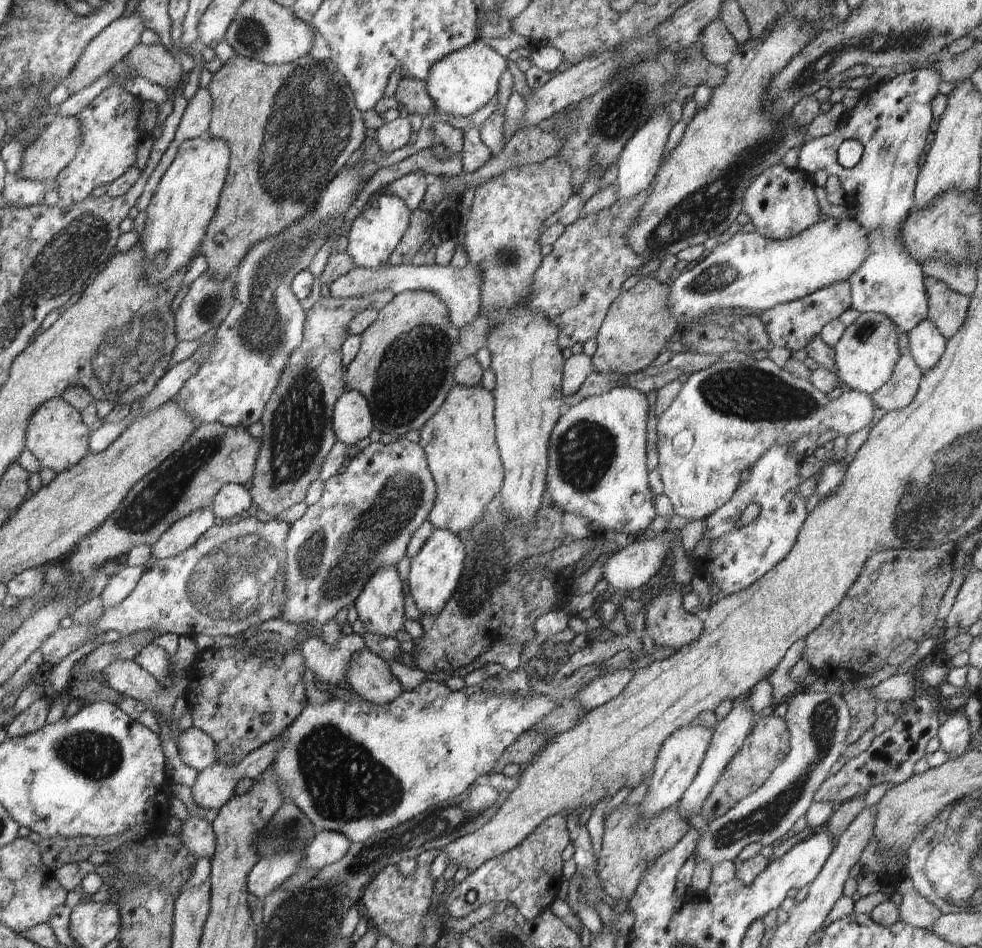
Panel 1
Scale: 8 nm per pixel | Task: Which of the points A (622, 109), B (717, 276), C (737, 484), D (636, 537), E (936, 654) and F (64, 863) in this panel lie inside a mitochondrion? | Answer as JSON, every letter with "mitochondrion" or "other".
{"A":"mitochondrion","B":"mitochondrion","C":"other","D":"other","E":"other","F":"other"}

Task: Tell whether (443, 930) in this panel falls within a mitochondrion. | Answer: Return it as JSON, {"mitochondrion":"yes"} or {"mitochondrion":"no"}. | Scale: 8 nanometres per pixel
{"mitochondrion":"no"}

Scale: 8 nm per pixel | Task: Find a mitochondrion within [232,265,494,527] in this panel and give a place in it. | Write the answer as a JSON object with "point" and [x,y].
{"point":[413,369]}

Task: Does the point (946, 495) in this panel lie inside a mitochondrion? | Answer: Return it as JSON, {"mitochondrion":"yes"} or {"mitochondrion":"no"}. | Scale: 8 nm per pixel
{"mitochondrion":"yes"}

